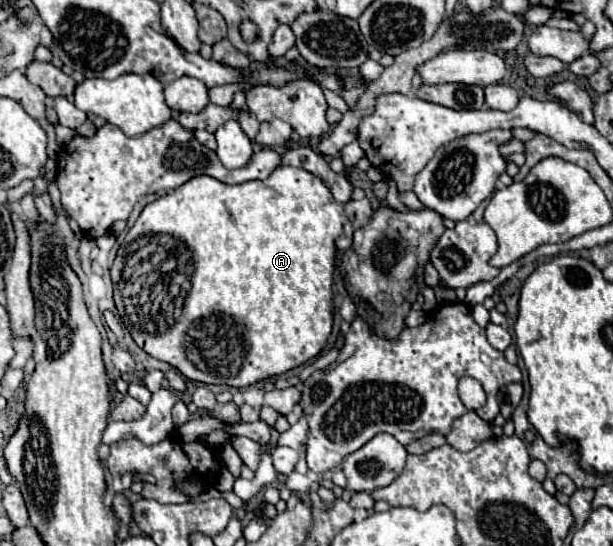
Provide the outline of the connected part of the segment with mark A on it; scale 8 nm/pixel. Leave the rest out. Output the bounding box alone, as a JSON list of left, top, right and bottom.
[111,166,346,388]

